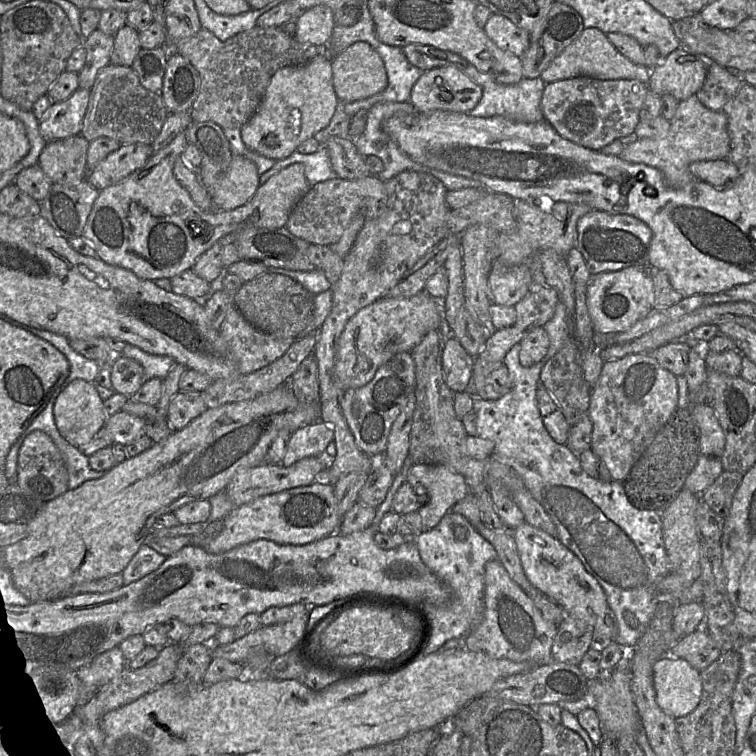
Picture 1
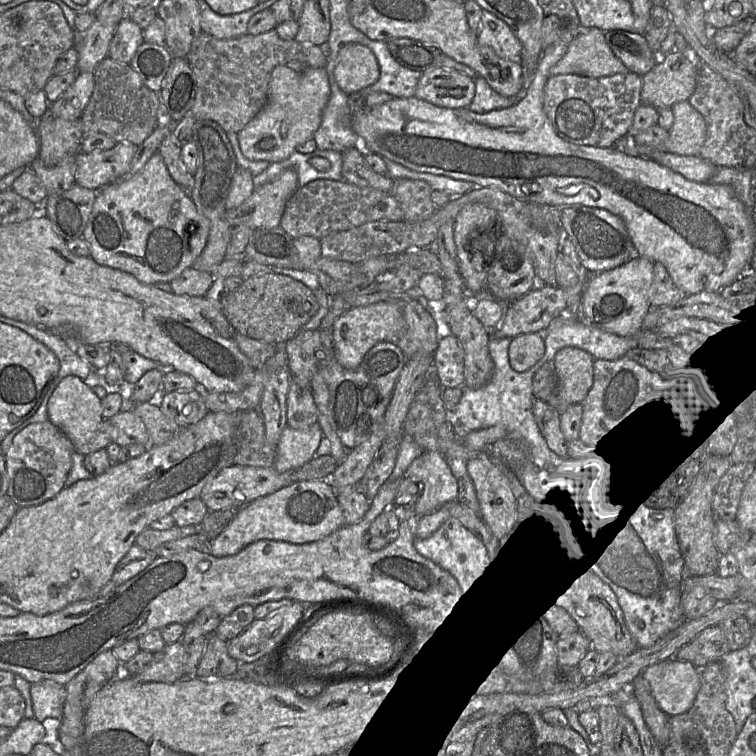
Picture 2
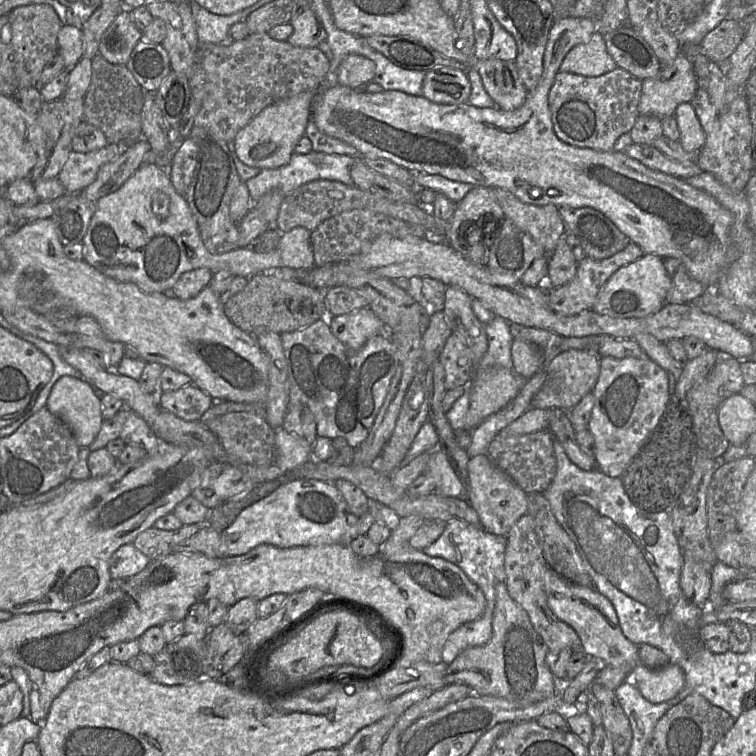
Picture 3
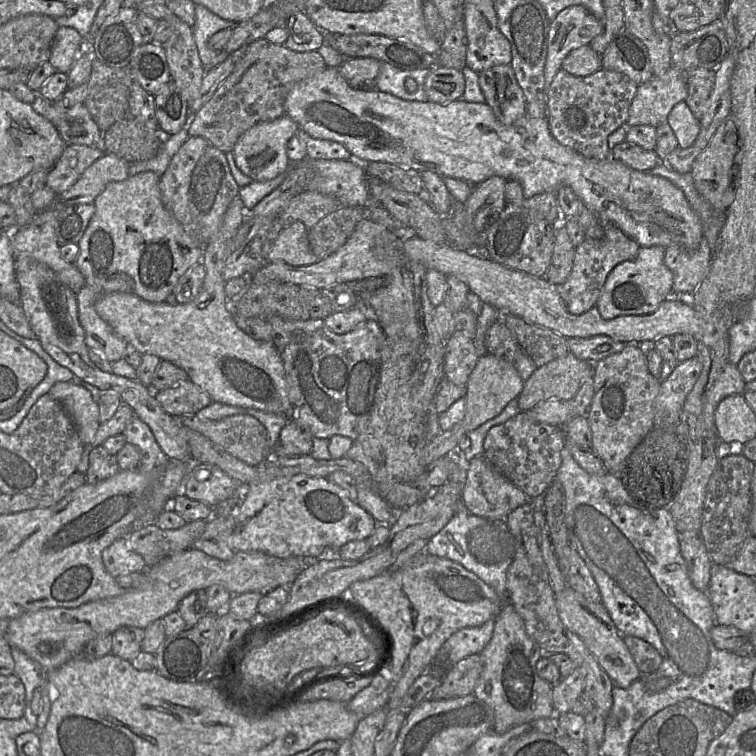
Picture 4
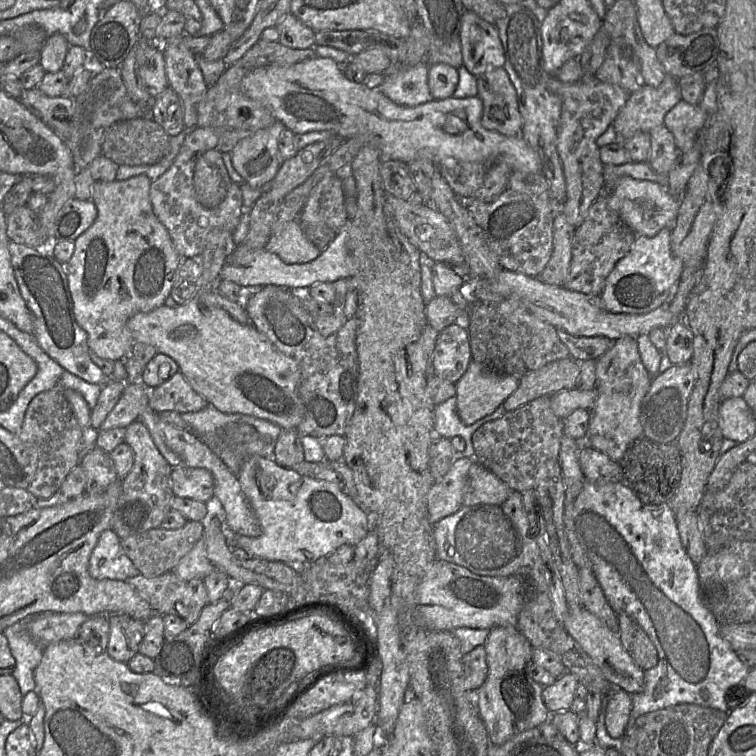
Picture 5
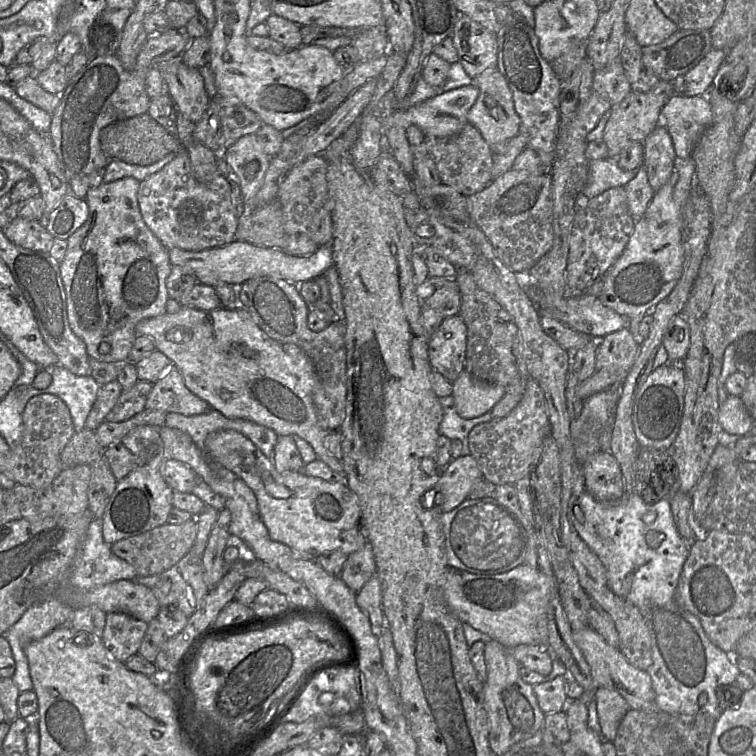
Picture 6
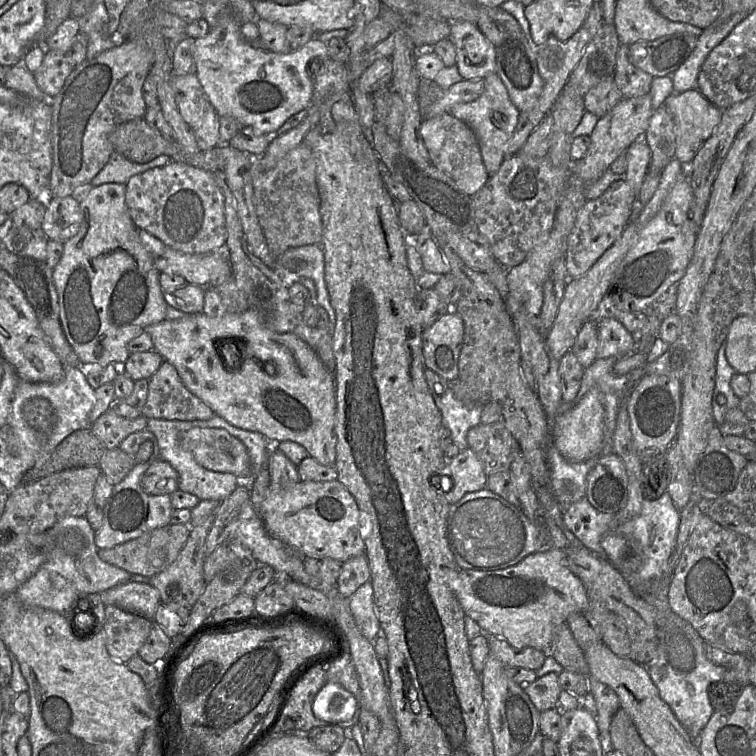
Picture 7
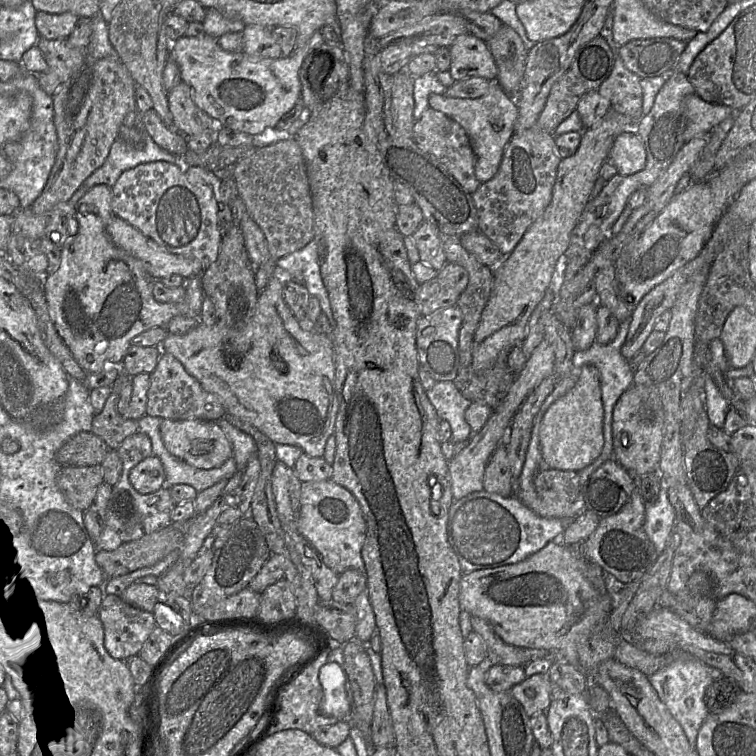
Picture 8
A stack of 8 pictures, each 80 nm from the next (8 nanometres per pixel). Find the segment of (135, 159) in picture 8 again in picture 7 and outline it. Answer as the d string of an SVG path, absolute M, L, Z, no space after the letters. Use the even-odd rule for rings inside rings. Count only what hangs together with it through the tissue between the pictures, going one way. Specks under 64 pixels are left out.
M113 151L106 165L91 180L90 184L93 187L106 183L126 184L128 180L136 174L143 173L155 167L164 166L173 161L174 159L168 155L160 155L149 162L140 164L132 162L122 154Z

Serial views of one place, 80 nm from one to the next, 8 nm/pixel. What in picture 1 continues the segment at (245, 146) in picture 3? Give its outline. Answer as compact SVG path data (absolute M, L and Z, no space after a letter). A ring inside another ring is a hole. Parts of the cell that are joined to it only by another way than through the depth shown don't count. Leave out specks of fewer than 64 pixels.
M320 53L303 65L286 66L273 74L256 112L241 128L241 139L248 149L278 161L327 127L339 101L333 87L331 61L332 58Z

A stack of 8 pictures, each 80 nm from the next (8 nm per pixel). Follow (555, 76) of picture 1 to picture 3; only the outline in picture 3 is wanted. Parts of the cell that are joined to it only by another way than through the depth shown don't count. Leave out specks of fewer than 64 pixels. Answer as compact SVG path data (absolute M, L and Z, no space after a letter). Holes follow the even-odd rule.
M594 32L587 43L573 47L565 56L559 72L597 77L617 68L606 49L605 37Z

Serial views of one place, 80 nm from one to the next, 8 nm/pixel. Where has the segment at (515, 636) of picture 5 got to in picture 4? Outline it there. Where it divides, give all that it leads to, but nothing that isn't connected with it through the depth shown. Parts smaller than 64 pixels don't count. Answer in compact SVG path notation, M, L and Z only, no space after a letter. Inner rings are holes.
M509 601L504 602L495 619L492 638L480 653L482 672L472 694L493 710L494 723L491 731L503 734L515 726L555 715L552 702L553 685L542 679L536 671L536 664L543 655L544 652L527 634L524 622L513 605Z

